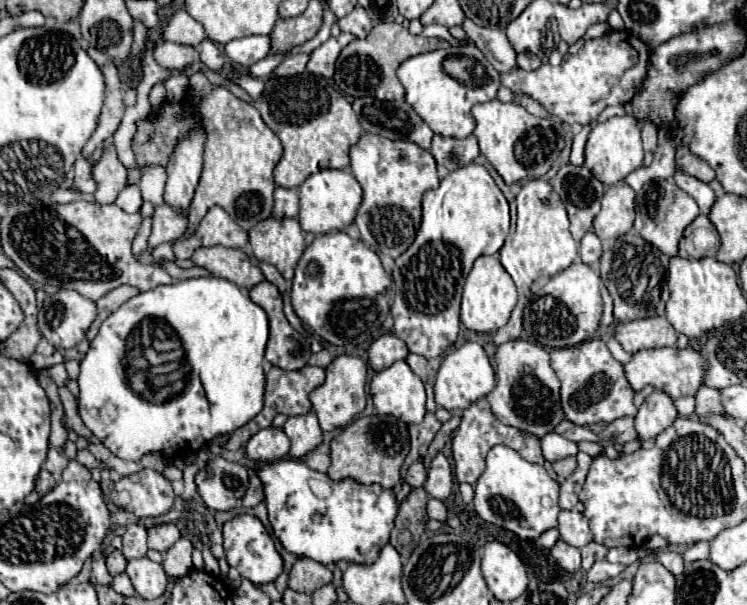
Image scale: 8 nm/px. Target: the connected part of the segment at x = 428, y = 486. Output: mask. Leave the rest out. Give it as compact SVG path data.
M439 453L429 467L429 477L425 481L425 491L435 497L435 499L447 499L451 489L453 489L453 475L451 475L451 465L443 453Z

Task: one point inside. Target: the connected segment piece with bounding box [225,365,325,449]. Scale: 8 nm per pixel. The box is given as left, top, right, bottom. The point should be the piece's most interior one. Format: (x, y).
(286, 392)

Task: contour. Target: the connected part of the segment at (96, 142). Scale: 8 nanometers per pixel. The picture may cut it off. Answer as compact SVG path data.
M89 47L87 53L97 63L101 73L105 75L105 103L103 103L103 109L101 109L101 115L99 115L99 125L97 125L95 133L91 135L89 143L83 149L85 157L91 155L93 149L103 145L103 141L113 137L113 133L119 127L119 123L123 119L123 113L125 113L125 105L123 105L123 99L121 99L121 81L119 81L117 67L113 65L113 61L105 53L101 53L95 47Z

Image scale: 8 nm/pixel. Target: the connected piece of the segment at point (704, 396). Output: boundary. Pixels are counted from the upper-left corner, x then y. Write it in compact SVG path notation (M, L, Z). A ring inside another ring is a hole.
M703 385L699 389L699 393L695 395L695 413L697 417L709 417L709 415L723 415L727 417L727 413L723 411L723 403L721 403L721 391Z

